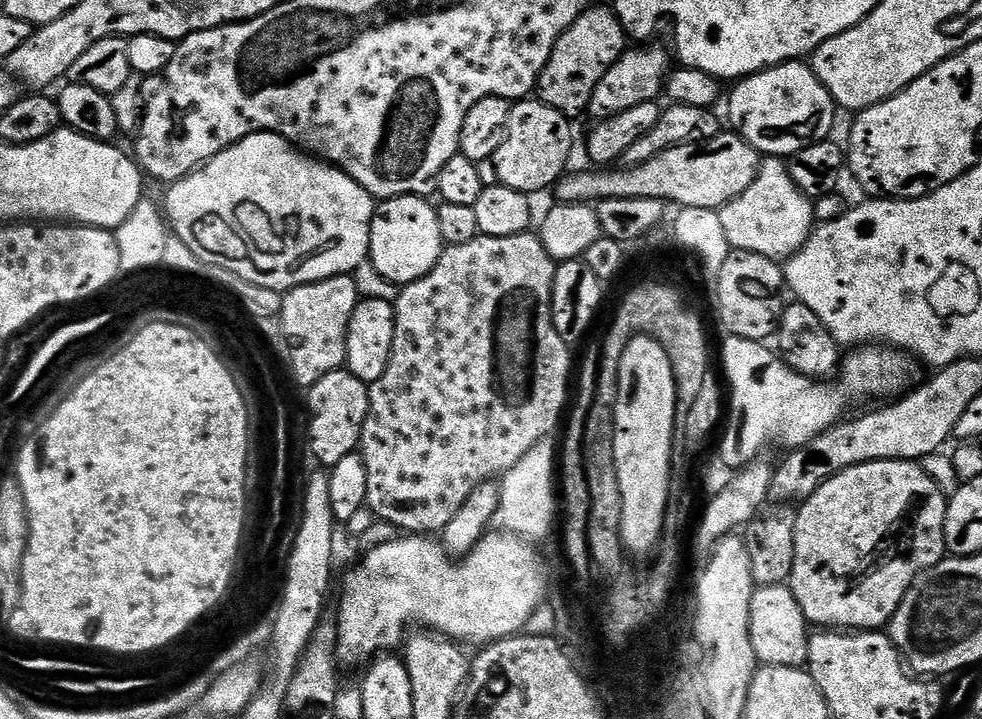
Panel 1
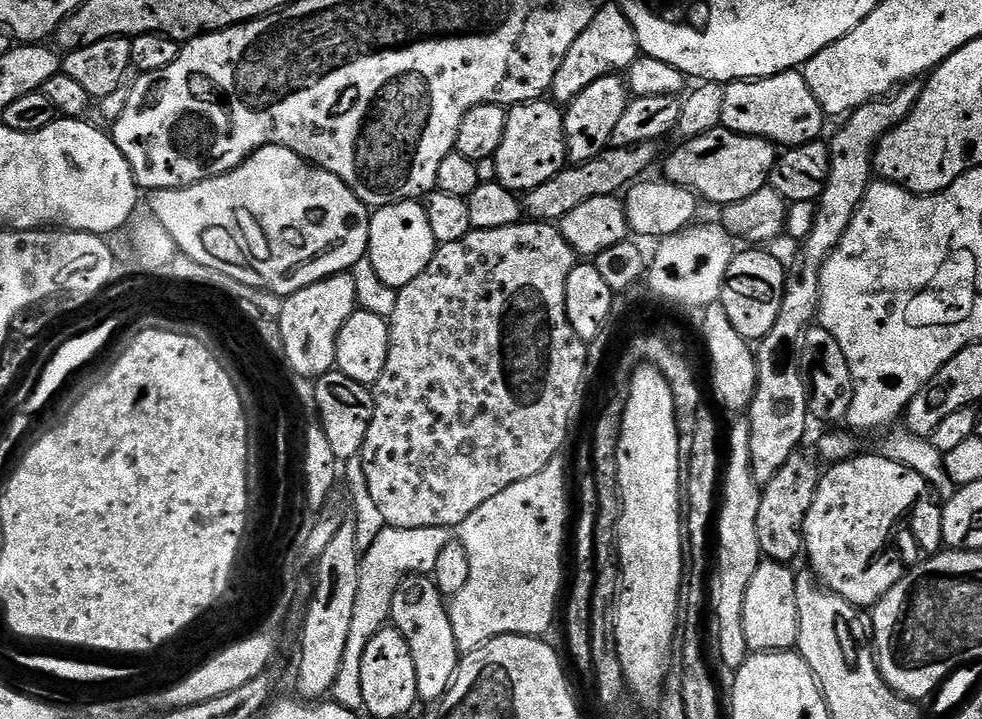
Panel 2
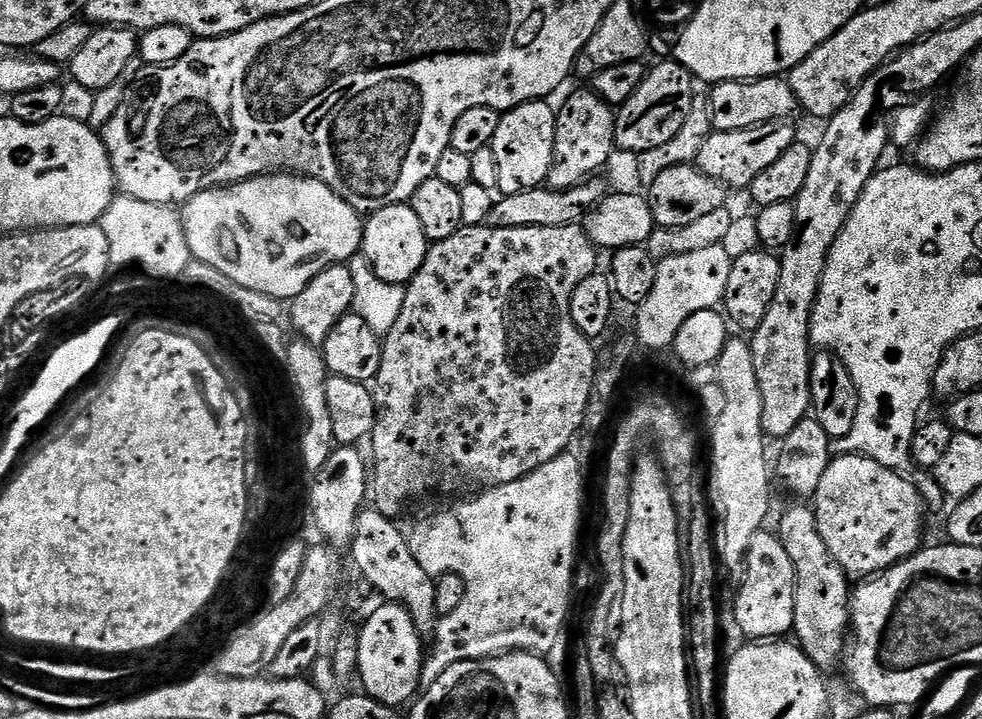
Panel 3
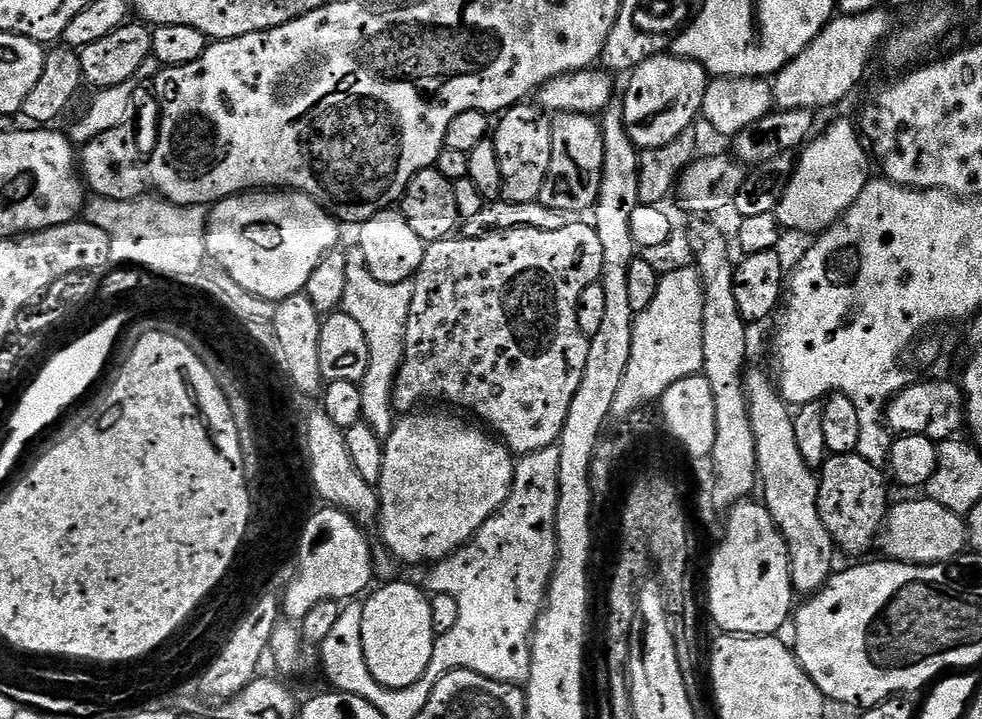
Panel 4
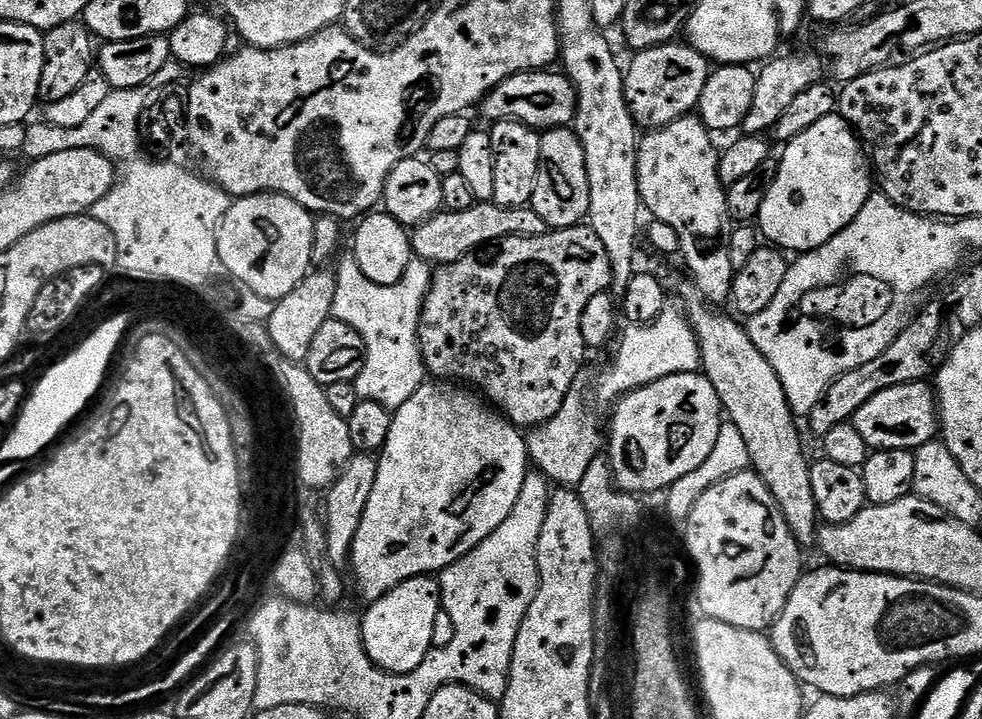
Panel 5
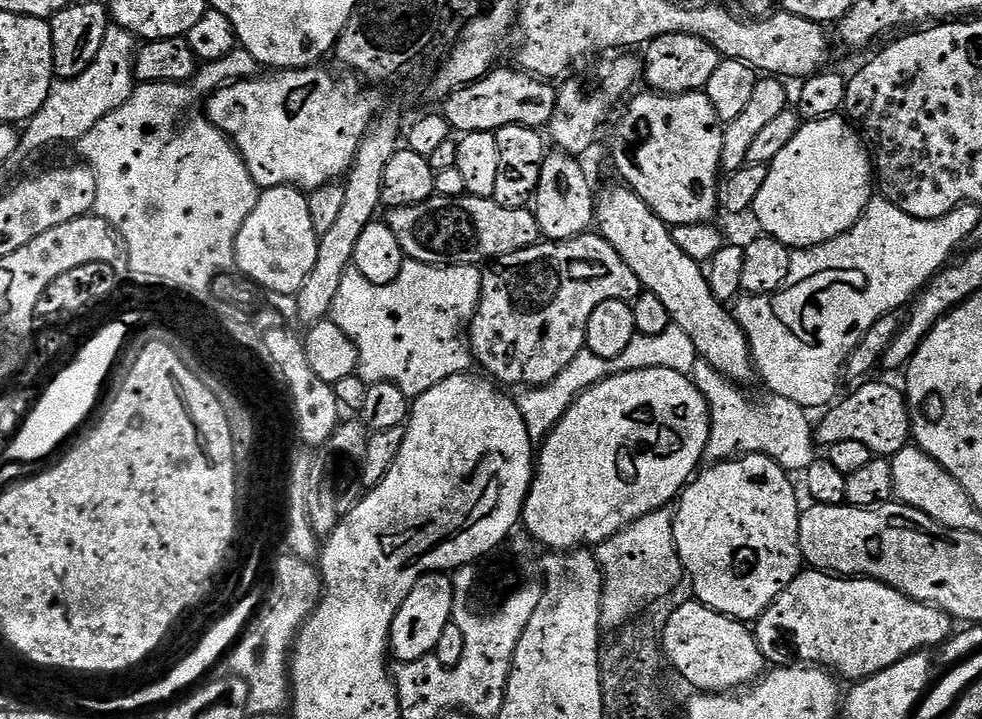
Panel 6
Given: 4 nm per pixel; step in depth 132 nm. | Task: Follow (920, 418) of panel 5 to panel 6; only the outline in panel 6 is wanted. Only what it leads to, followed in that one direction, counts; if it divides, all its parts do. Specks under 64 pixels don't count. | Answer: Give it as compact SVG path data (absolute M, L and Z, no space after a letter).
M872 382L861 383L859 387L857 387L861 388L858 389L857 392L850 393L849 396L845 398L845 400L843 400L843 398L837 399L835 403L833 403L831 407L829 407L827 411L825 411L823 415L821 415L825 416L821 418L820 424L818 420L818 423L815 425L814 435L817 441L819 441L819 443L824 446L833 444L834 442L862 442L862 446L866 446L877 457L890 458L894 454L898 454L898 450L902 450L903 448L909 447L910 441L912 440L912 419L910 418L910 414L908 413L908 401L903 391L901 391L901 389L897 387L897 385L895 388L895 386L892 384L868 384L868 383Z

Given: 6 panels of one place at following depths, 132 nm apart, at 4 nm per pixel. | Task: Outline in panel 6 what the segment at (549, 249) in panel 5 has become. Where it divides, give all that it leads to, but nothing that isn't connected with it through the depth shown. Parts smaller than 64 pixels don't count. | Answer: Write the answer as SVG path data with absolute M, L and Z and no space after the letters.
M599 234L575 236L569 240L548 240L493 260L480 277L480 301L466 329L466 343L477 365L481 364L493 381L520 386L549 384L586 346L586 326L590 314L607 300L633 301L640 295L640 280L622 262L618 250Z

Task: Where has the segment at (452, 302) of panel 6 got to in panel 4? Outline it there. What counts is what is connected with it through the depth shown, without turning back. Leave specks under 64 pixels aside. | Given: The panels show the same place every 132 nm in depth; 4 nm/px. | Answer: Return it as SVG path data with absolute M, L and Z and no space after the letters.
M359 246L347 249L346 294L342 311L350 314L358 326L366 333L366 346L370 346L370 366L360 381L362 390L363 423L374 430L380 441L385 441L394 427L394 409L392 407L392 389L396 387L396 375L404 361L404 339L406 338L406 318L410 314L410 302L414 298L412 280L403 280L397 284L378 282L370 274Z

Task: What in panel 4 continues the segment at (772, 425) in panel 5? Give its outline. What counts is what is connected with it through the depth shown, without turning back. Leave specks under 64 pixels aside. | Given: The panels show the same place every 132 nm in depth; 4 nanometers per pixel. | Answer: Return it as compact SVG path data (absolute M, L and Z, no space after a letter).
M749 371L744 378L744 387L748 389L748 413L756 443L758 484L762 492L764 488L762 503L768 509L770 518L774 518L788 547L792 587L799 595L801 592L801 597L807 598L824 587L837 567L838 549L818 510L820 481L802 454L798 454L793 413L785 404L773 377L771 380L764 372Z

